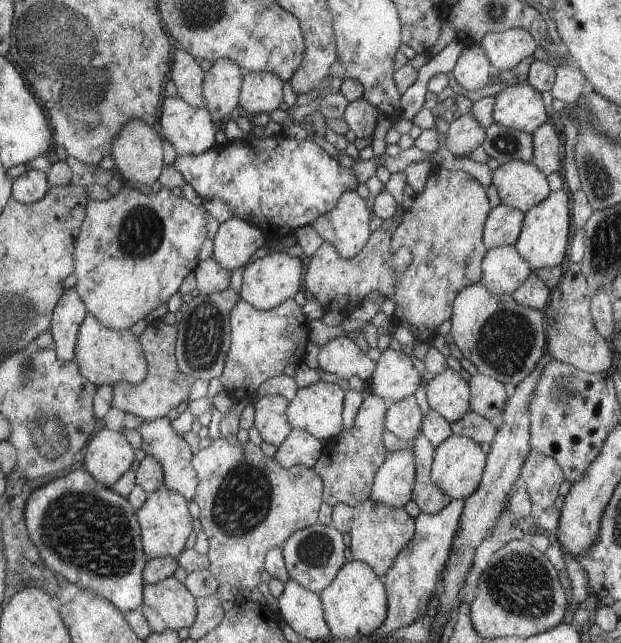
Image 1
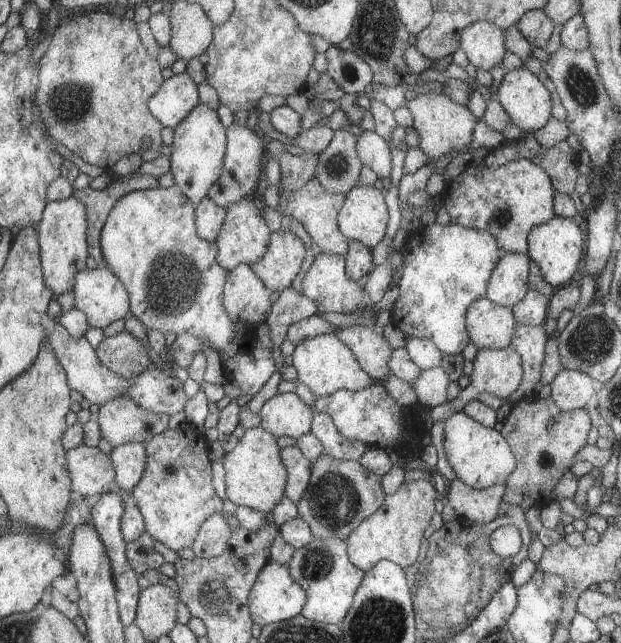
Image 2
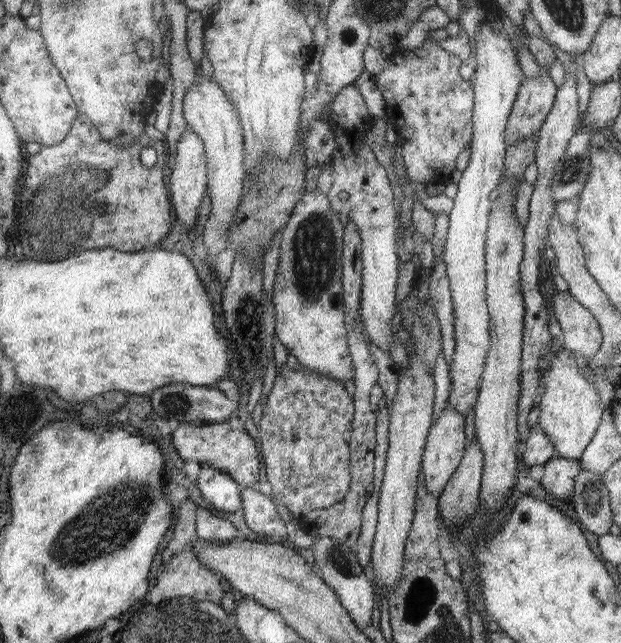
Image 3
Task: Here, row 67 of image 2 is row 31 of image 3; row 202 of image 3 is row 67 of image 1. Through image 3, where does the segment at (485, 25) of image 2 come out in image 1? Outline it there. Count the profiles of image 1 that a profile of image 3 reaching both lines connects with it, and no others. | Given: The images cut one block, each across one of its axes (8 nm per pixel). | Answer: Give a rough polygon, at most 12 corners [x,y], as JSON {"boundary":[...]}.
{"boundary":[[476,43],[464,46],[451,72],[462,88],[490,85],[492,64]]}

